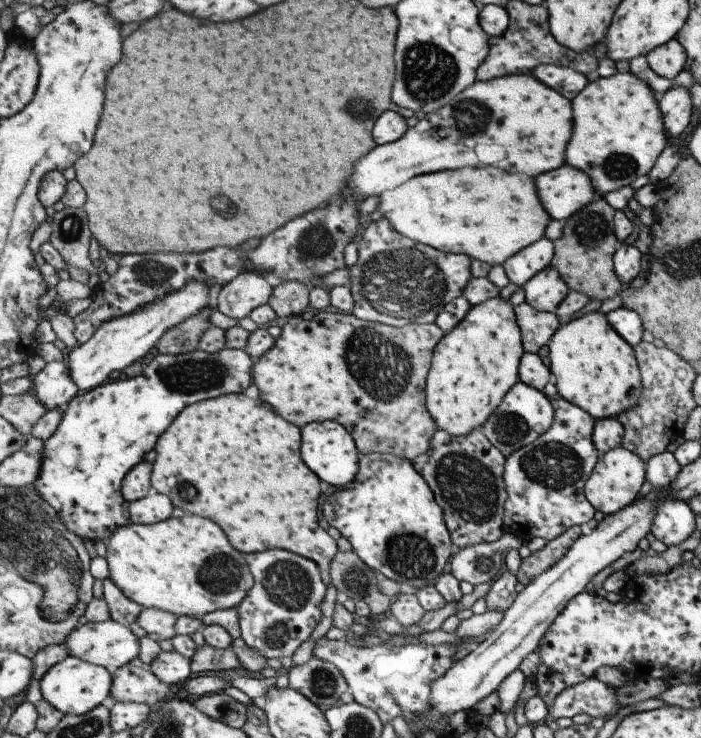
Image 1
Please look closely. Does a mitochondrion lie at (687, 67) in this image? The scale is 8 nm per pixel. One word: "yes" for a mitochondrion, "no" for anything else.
no

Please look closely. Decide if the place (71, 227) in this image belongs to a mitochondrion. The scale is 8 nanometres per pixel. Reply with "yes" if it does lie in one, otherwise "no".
yes

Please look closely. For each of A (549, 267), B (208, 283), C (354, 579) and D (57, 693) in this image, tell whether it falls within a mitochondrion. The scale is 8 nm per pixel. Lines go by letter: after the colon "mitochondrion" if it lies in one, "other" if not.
A: other
B: other
C: mitochondrion
D: other

